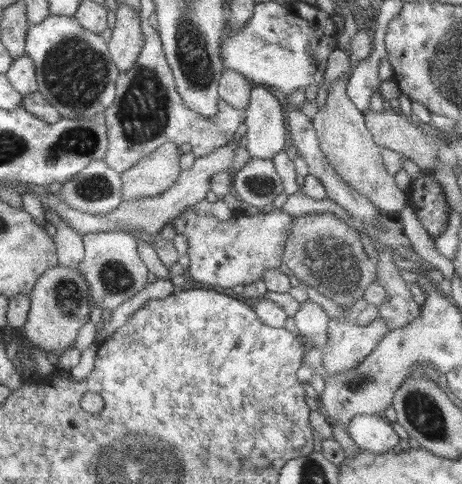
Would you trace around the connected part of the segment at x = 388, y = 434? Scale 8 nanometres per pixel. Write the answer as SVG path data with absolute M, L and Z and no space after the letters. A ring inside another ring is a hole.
M357 414L345 430L359 449L384 454L400 441L390 423L384 414Z

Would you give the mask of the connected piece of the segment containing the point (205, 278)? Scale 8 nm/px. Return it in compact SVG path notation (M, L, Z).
M186 207L178 218L169 223L188 241L190 266L187 276L190 281L226 289L256 282L264 276L265 270L279 268L286 240L292 232L293 218L282 208L271 207L254 216L232 216L222 222L212 215L196 214L194 207Z

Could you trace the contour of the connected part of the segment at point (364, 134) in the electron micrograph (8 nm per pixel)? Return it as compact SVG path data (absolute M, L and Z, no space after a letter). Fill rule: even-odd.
M348 75L338 77L329 86L326 103L314 115L312 122L319 140L319 147L342 180L368 198L380 212L383 214L401 212L406 206L405 191L398 188L394 177L385 169L381 150L379 146L376 146L371 132L365 125L364 113L358 110L346 96L348 84Z

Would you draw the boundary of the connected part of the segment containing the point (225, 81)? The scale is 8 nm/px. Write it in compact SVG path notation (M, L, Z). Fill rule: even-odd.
M224 67L222 76L218 80L219 99L244 112L248 107L251 88L252 84L243 74L230 67Z

